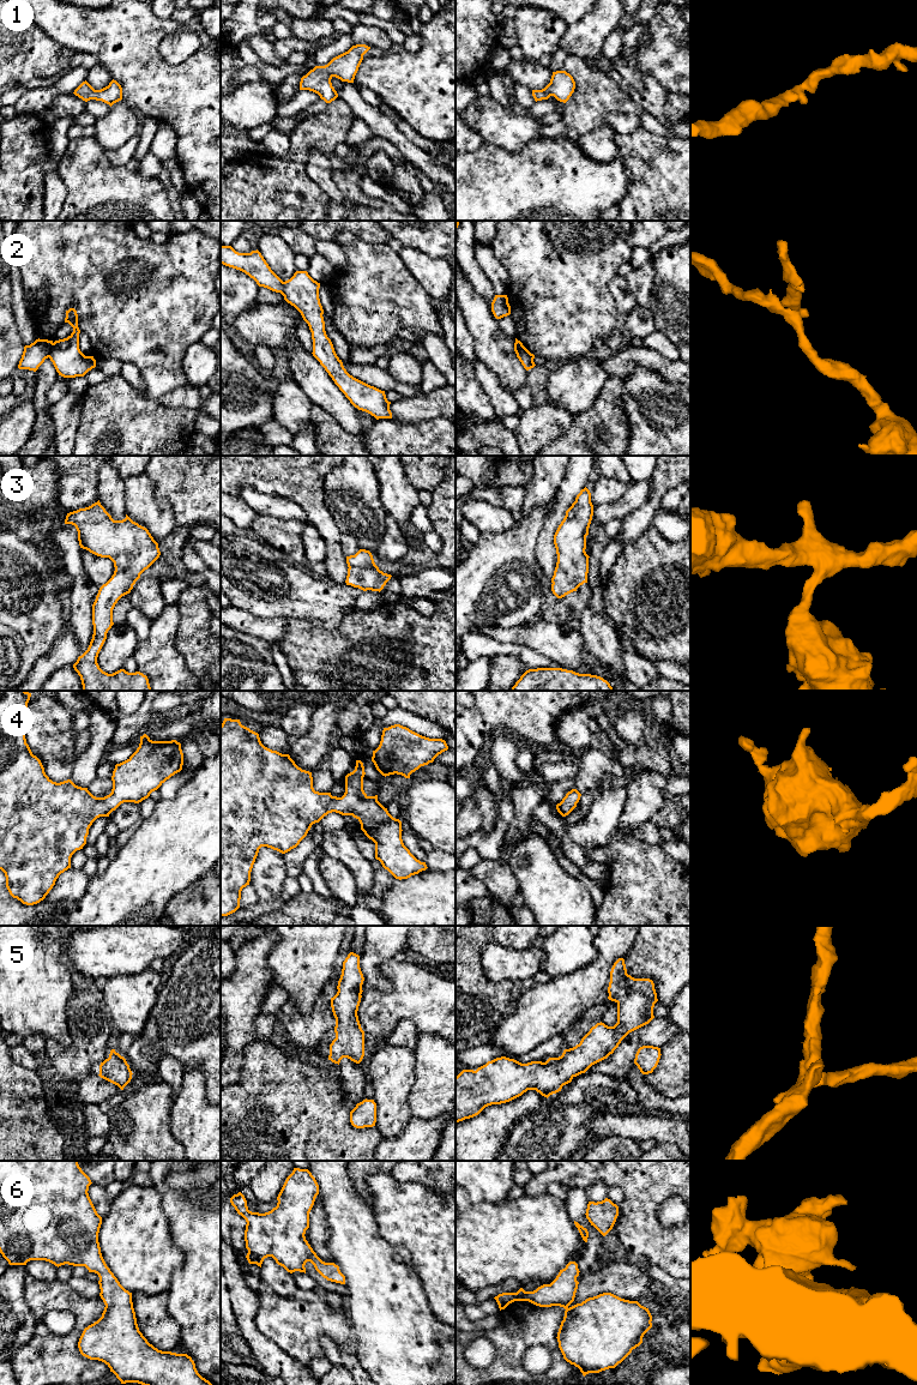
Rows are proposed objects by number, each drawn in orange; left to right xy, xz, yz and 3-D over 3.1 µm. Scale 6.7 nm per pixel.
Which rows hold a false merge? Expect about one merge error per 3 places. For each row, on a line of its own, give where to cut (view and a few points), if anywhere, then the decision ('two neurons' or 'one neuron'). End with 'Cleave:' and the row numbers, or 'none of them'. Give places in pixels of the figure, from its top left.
1: no cut; one neuron
2: cut in xy along (53, 343), (47, 356); two neurons
3: no cut; one neuron
4: no cut; one neuron
5: no cut; one neuron
6: no cut; one neuron
Cleave: 2

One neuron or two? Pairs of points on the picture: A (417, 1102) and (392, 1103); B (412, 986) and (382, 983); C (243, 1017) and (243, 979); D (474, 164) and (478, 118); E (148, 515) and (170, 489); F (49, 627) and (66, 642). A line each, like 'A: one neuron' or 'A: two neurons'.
A: two neurons
B: two neurons
C: one neuron
D: two neurons
E: two neurons
F: two neurons

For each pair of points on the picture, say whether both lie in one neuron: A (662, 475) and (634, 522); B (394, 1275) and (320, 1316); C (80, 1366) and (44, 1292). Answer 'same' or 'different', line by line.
A: same
B: different
C: same

